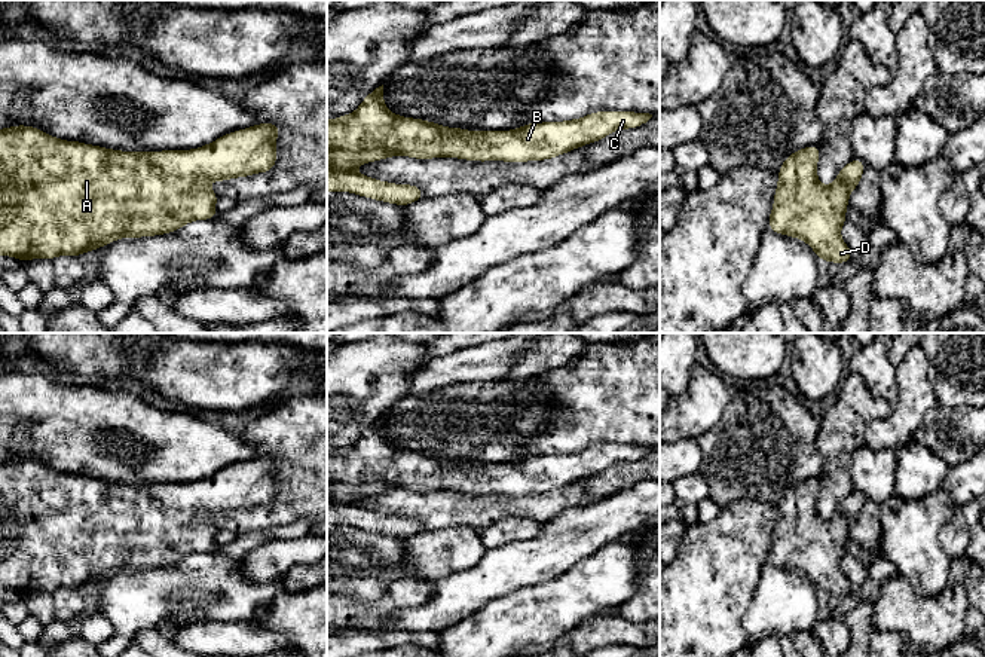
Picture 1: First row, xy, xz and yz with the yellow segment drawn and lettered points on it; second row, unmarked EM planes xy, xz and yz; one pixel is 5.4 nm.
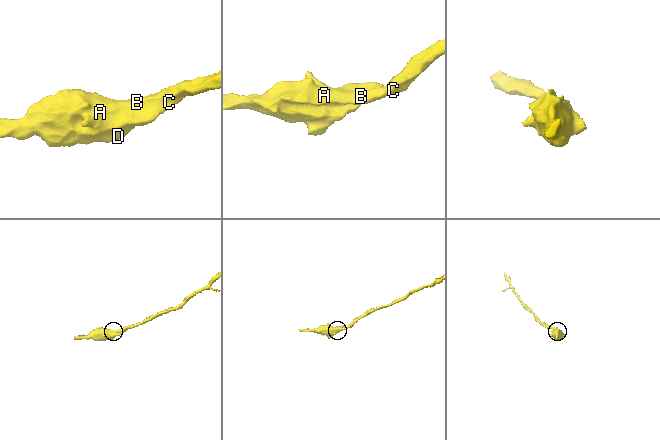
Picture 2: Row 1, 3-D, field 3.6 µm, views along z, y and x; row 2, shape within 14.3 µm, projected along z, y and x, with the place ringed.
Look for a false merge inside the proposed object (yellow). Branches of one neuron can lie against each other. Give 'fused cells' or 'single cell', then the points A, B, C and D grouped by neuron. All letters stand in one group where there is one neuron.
single cell; A B C D

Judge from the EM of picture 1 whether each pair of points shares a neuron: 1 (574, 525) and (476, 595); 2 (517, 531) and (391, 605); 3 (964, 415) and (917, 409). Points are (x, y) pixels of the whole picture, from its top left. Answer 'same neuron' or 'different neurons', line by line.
1: same neuron
2: different neurons
3: different neurons

